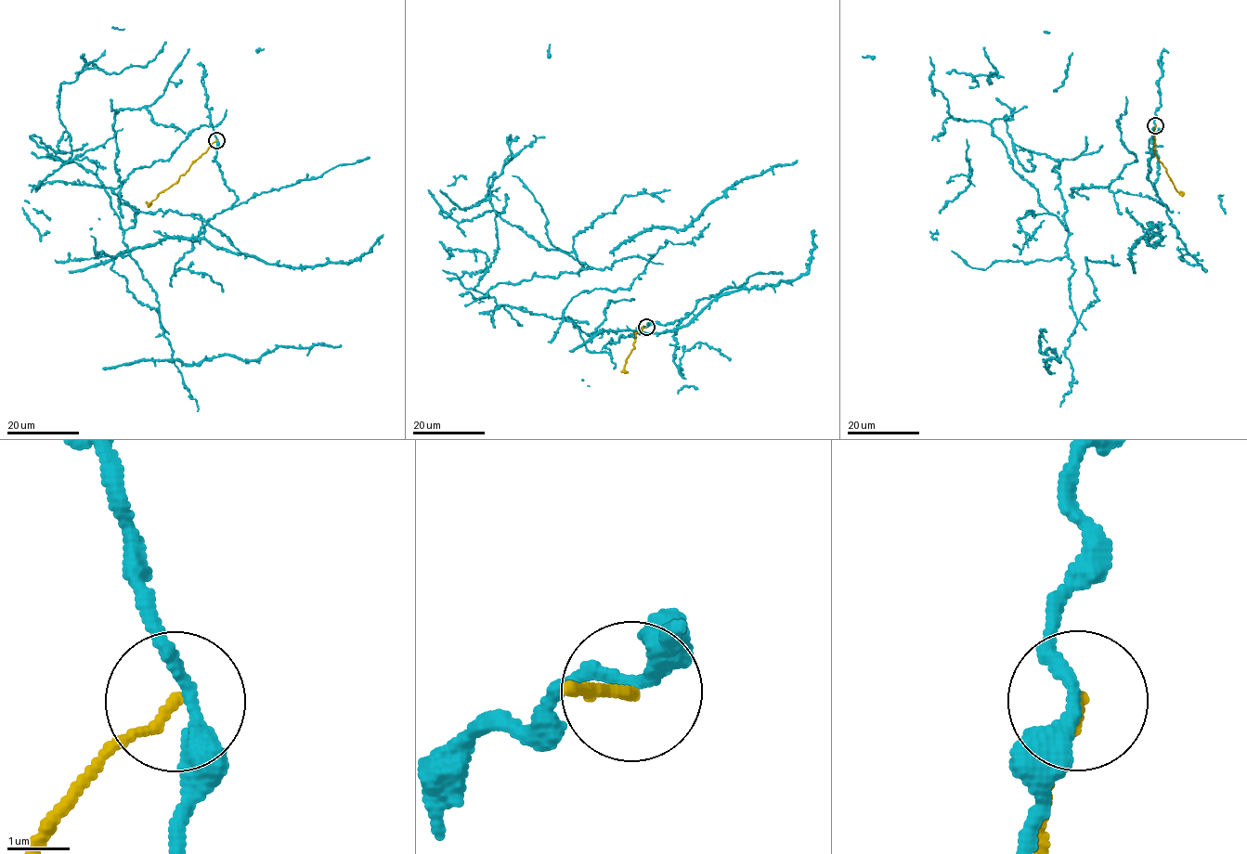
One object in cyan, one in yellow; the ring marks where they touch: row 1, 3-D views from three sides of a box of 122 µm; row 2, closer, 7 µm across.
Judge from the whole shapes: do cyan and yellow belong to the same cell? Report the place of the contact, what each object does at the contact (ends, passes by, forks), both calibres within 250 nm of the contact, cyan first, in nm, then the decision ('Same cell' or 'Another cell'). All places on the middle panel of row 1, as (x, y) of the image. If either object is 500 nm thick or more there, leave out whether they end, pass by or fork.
Place: (646, 327). At the ring cyan passes by. At the ring yellow ends. Thickness 240 nm (cyan) against 160 nm. Another cell

